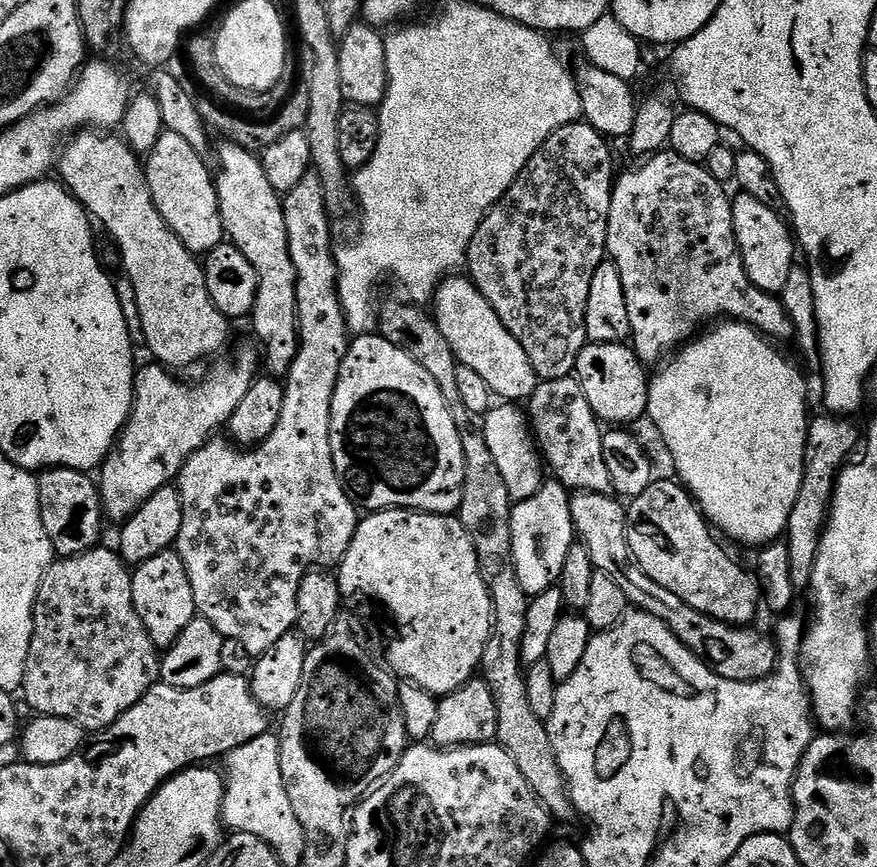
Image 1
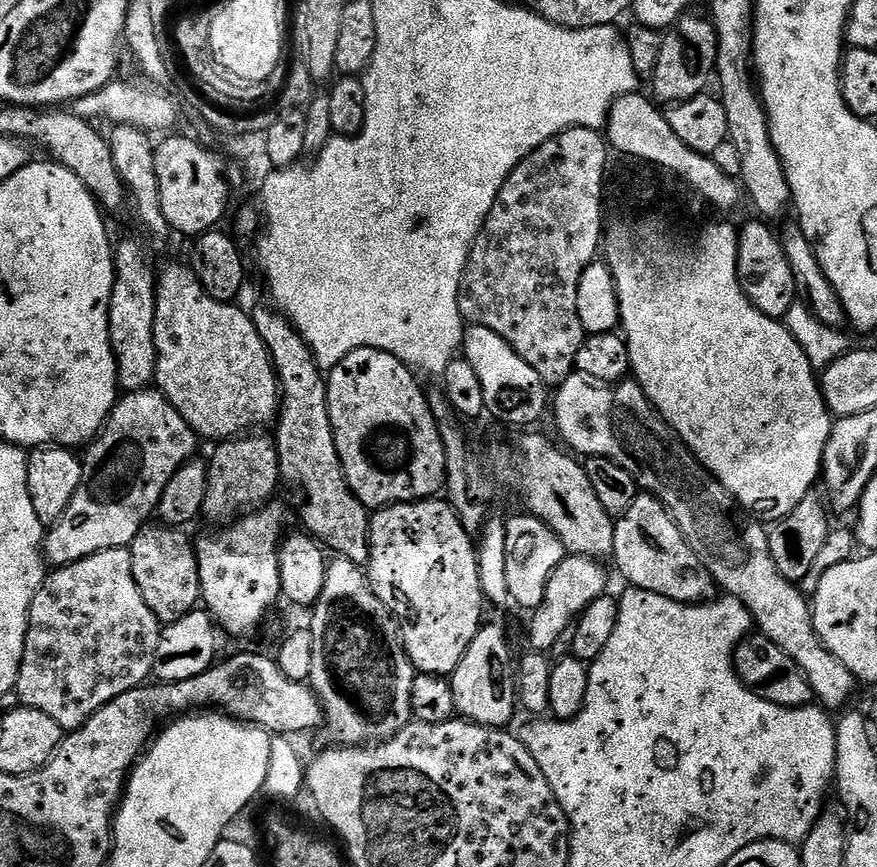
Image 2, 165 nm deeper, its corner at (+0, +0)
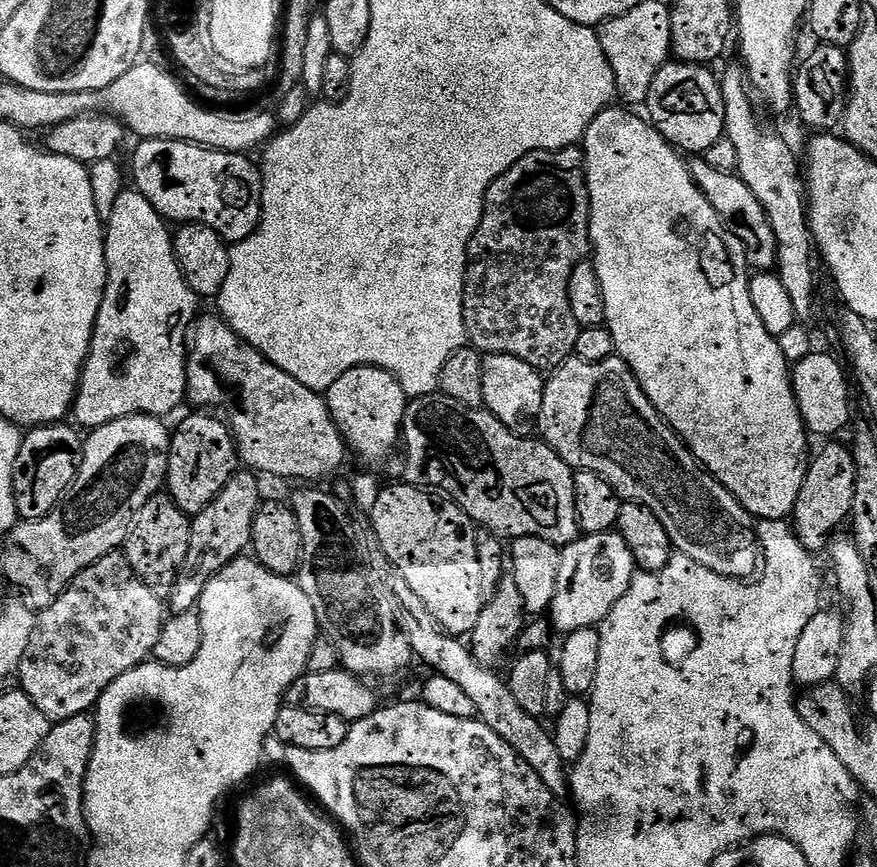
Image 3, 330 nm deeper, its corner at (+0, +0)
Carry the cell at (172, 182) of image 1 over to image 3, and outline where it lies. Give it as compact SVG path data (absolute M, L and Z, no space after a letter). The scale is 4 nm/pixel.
M147 138L141 139L140 144L136 148L136 153L132 156L132 180L135 191L140 192L154 206L154 210L158 210L165 221L173 222L172 220L180 220L181 225L186 224L205 224L210 226L210 230L214 230L223 240L229 242L239 242L245 240L251 232L256 231L256 227L260 224L260 207L262 206L262 190L264 189L264 181L260 178L259 167L248 161L247 155L239 152L220 152L217 148L204 148L201 144L191 144L185 140L150 140Z

